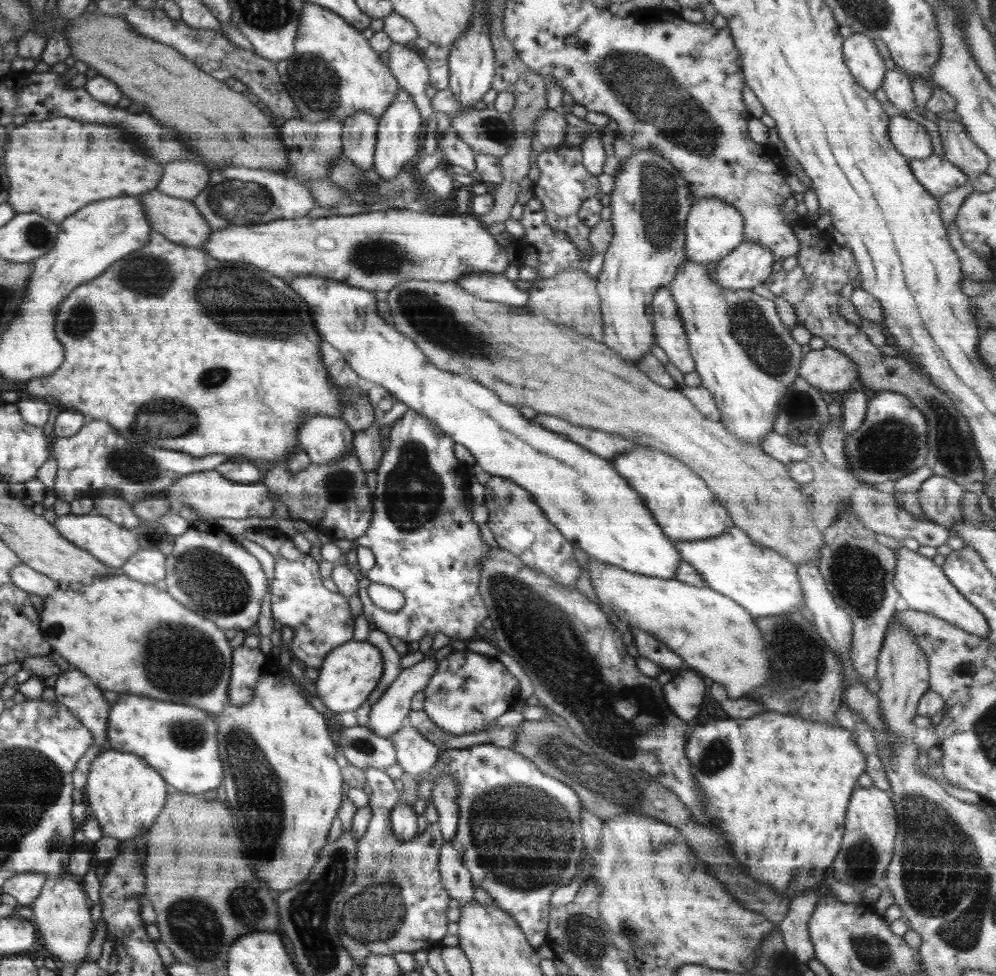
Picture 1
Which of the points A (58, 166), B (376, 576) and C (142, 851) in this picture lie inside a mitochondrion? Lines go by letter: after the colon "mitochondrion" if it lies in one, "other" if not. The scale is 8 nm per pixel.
A: other
B: other
C: other

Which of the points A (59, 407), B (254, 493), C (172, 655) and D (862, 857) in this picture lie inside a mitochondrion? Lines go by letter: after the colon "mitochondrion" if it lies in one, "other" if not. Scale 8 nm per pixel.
A: other
B: other
C: mitochondrion
D: mitochondrion

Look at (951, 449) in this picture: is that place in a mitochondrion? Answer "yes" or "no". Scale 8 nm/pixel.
yes

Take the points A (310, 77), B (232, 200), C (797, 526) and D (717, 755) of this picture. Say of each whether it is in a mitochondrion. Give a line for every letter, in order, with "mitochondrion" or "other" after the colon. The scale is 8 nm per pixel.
A: mitochondrion
B: mitochondrion
C: other
D: mitochondrion

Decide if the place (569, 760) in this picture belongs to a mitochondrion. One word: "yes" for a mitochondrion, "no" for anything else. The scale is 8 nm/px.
yes

